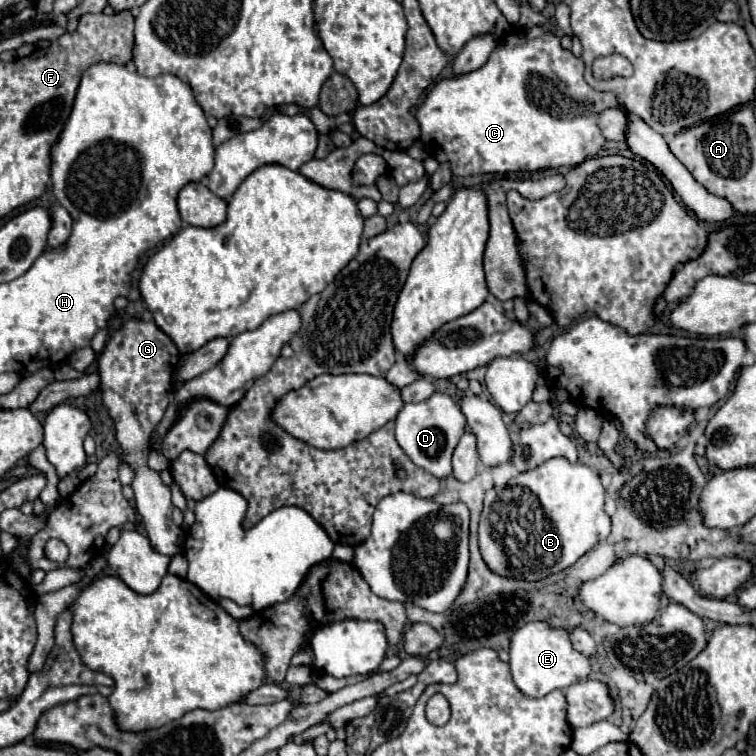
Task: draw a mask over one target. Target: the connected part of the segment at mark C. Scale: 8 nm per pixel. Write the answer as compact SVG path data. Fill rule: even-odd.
M515 31L501 37L501 43L503 45L495 47L483 67L471 73L441 79L427 93L423 105L415 113L427 153L439 163L449 161L453 175L575 167L585 159L595 157L605 143L597 127L597 113L607 107L619 107L617 97L613 93L599 93L585 83L581 59L575 59L571 51L565 51L555 33L529 39L523 31Z

